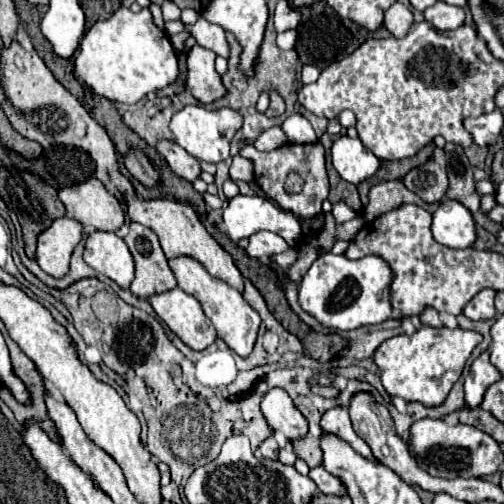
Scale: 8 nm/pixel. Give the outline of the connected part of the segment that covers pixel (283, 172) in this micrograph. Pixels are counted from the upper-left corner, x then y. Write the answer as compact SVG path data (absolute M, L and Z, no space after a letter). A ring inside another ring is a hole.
M284 145L284 147L280 147L276 151L268 151L268 153L256 151L252 147L252 149L240 151L240 155L254 163L256 183L282 209L288 209L290 213L294 213L298 217L314 217L322 211L322 201L328 197L328 177L326 177L326 169L324 169L324 147L322 145ZM292 171L296 171L304 179L304 189L300 195L288 195L284 191L284 181L286 181L288 173L292 173Z

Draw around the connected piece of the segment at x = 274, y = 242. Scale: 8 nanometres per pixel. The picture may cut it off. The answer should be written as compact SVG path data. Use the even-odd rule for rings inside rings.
M260 231L250 237L250 245L248 245L246 253L250 257L260 259L260 257L270 257L272 253L282 253L284 249L288 249L288 243L278 233Z

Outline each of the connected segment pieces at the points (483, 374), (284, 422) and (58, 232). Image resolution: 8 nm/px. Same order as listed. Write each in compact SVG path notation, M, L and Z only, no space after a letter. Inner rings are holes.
M482 351L480 357L474 359L466 381L464 381L464 391L466 391L466 405L468 407L478 407L482 401L482 395L486 389L500 379L500 371L488 361L488 351Z
M268 389L260 403L262 415L266 417L268 425L276 431L282 431L288 439L304 437L308 431L308 423L302 413L294 407L292 399L284 389Z
M60 217L38 237L36 261L42 271L62 277L68 271L70 255L82 239L82 225L76 219Z

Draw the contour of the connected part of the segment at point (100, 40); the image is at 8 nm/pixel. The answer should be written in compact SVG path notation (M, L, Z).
M120 7L114 17L96 21L86 31L74 53L74 71L96 95L134 105L150 91L170 85L178 77L178 61L170 37L154 25L148 7L138 13Z

